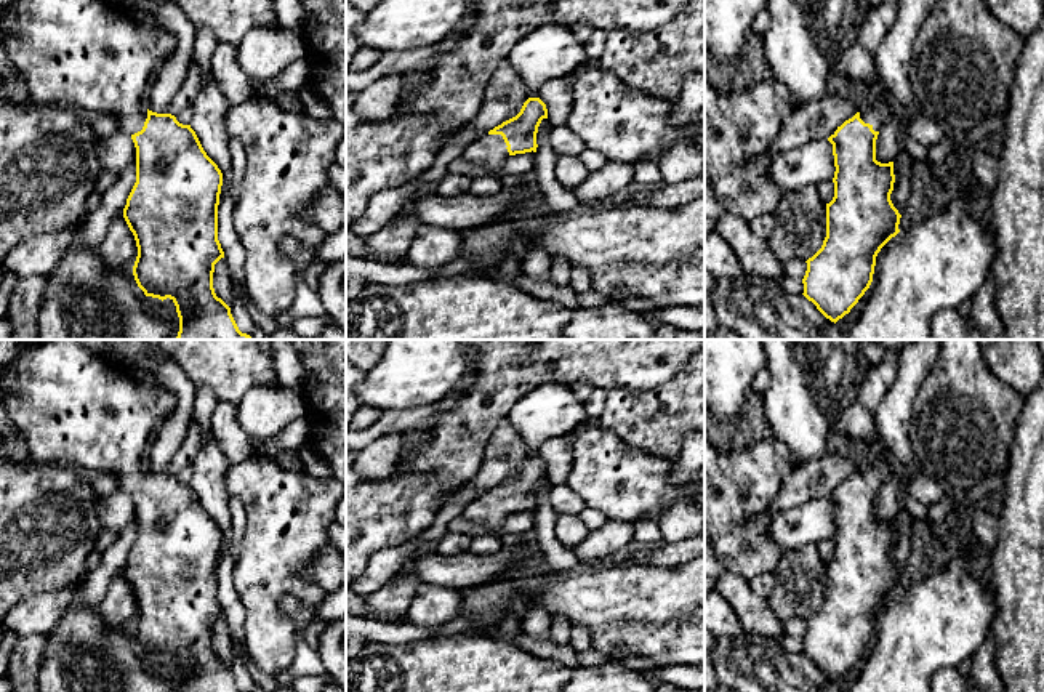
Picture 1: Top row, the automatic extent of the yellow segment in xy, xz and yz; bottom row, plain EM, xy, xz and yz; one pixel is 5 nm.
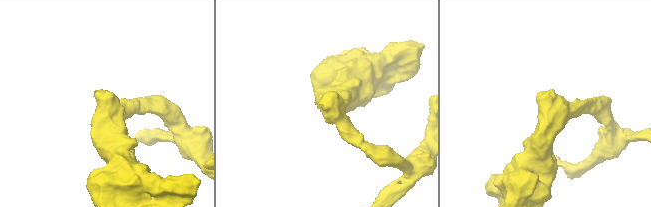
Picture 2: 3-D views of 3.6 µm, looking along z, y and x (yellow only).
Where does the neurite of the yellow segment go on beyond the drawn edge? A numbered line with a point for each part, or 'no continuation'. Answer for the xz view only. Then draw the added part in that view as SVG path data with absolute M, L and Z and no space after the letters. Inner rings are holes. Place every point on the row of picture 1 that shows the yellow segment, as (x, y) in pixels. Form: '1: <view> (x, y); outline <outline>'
1: xz (489, 151); outline M482 135L464 151L463 159L490 173L501 175L503 162L509 157L506 143L501 135Z

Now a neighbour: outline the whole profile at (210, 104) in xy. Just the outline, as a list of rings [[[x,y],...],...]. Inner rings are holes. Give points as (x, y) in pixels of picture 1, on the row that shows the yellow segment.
[[[211,77],[195,96],[191,122],[191,128],[195,131],[203,151],[223,173],[219,200],[229,184],[232,167],[229,136],[224,127],[227,107],[226,96],[221,93],[216,78]]]

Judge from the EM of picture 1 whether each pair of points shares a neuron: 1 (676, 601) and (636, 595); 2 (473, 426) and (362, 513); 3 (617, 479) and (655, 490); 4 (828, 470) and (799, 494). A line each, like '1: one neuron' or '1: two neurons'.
1: one neuron
2: one neuron
3: one neuron
4: one neuron

